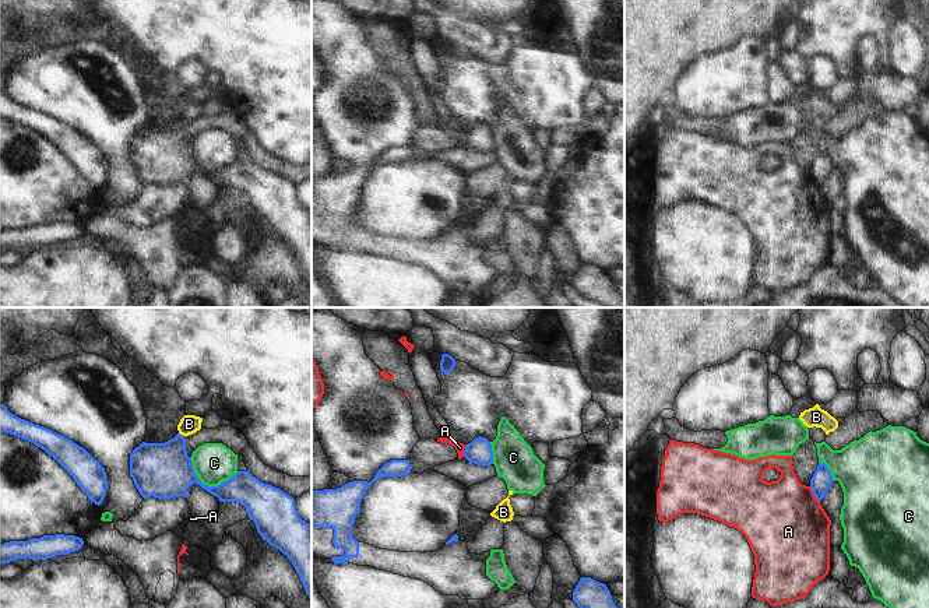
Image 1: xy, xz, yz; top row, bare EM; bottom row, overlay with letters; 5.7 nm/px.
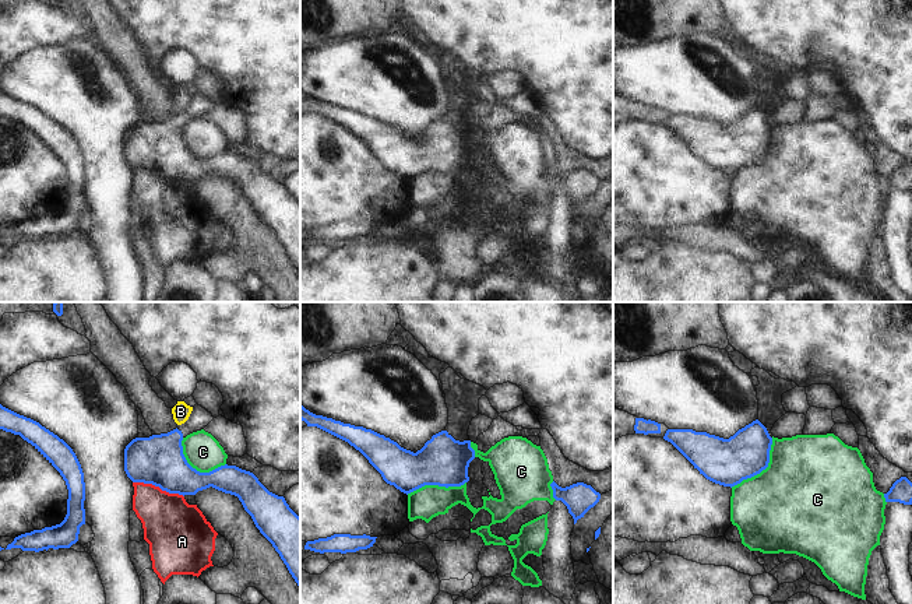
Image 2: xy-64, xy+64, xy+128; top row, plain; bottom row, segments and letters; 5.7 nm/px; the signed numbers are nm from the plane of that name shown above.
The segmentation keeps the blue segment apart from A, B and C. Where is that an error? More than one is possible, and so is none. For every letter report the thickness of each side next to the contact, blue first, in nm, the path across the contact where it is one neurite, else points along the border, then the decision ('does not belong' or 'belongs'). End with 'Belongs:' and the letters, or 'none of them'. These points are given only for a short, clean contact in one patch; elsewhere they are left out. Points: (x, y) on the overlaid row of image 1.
A: calibres 120 and 480 nm; does not belong
B: calibres 320 and 110 nm; border xy (179, 432), (183, 436); does not belong
C: calibres 300 and 240 nm; does not belong
Belongs: none of them

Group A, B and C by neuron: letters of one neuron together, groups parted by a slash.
A / B / C

